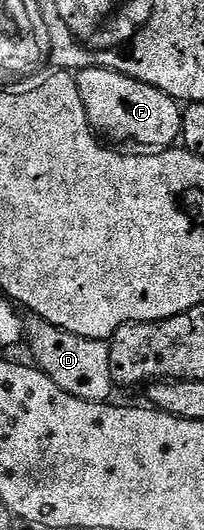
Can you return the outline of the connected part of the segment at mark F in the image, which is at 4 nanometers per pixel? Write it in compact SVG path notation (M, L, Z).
M97 67L79 70L74 84L78 87L78 103L84 108L84 120L97 134L116 141L133 141L133 146L148 151L163 151L181 140L182 109L170 95L116 70Z

